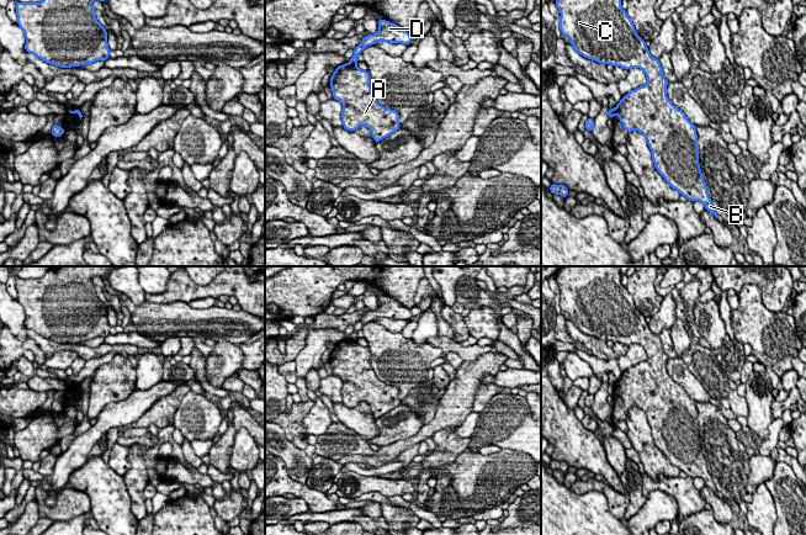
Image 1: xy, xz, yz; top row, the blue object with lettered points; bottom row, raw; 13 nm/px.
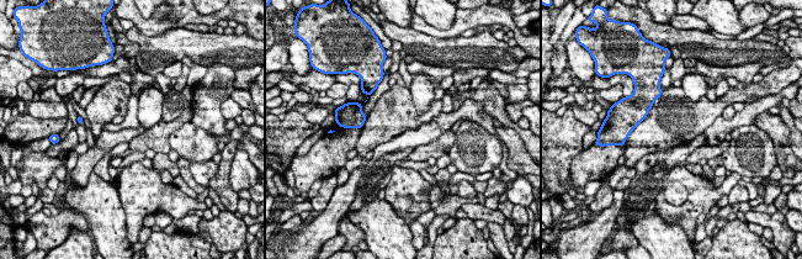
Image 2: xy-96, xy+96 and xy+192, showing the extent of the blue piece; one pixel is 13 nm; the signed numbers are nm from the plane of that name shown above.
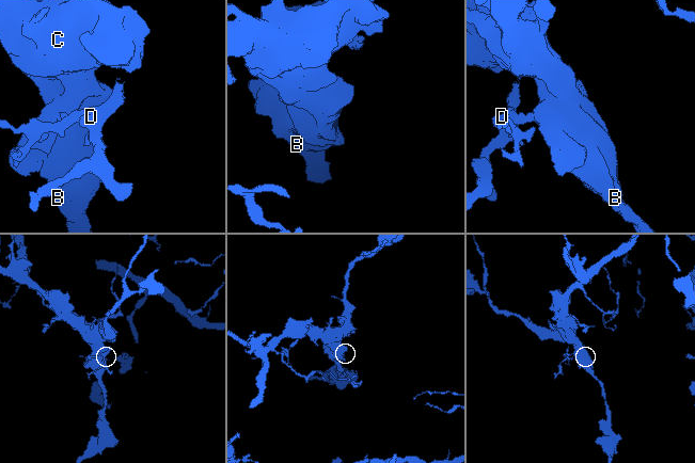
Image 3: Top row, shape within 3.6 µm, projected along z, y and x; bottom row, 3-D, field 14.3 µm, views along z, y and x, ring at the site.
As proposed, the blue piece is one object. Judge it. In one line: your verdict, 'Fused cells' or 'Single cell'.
Fused cells

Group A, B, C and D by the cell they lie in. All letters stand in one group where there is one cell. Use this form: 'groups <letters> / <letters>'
groups A B C / D

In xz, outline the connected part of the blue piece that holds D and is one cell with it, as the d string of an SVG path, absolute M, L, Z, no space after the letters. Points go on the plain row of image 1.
M377 296L378 308L375 311L367 311L361 316L361 319L354 325L354 332L350 334L352 340L357 339L357 332L362 329L362 327L372 322L380 317L389 318L389 319L402 319L410 321L413 314L410 309L402 306L398 301L393 298L388 298L387 296Z

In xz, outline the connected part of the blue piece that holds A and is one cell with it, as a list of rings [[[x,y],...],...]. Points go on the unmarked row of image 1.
[[[345,339],[335,344],[330,354],[333,375],[343,381],[341,399],[354,408],[366,402],[375,419],[401,404],[399,390],[380,381],[370,362],[371,353],[356,340]]]

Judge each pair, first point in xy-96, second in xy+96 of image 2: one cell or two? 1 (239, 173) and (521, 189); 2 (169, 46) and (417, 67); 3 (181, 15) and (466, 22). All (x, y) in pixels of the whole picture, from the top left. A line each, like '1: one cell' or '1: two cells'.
1: one cell
2: two cells
3: one cell

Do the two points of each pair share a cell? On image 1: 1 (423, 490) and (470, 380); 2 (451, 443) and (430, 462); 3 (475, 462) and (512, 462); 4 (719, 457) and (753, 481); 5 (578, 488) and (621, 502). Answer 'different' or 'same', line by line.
1: different
2: same
3: same
4: different
5: same

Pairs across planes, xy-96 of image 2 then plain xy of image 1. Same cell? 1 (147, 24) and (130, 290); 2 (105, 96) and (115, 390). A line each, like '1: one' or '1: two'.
1: one
2: one

